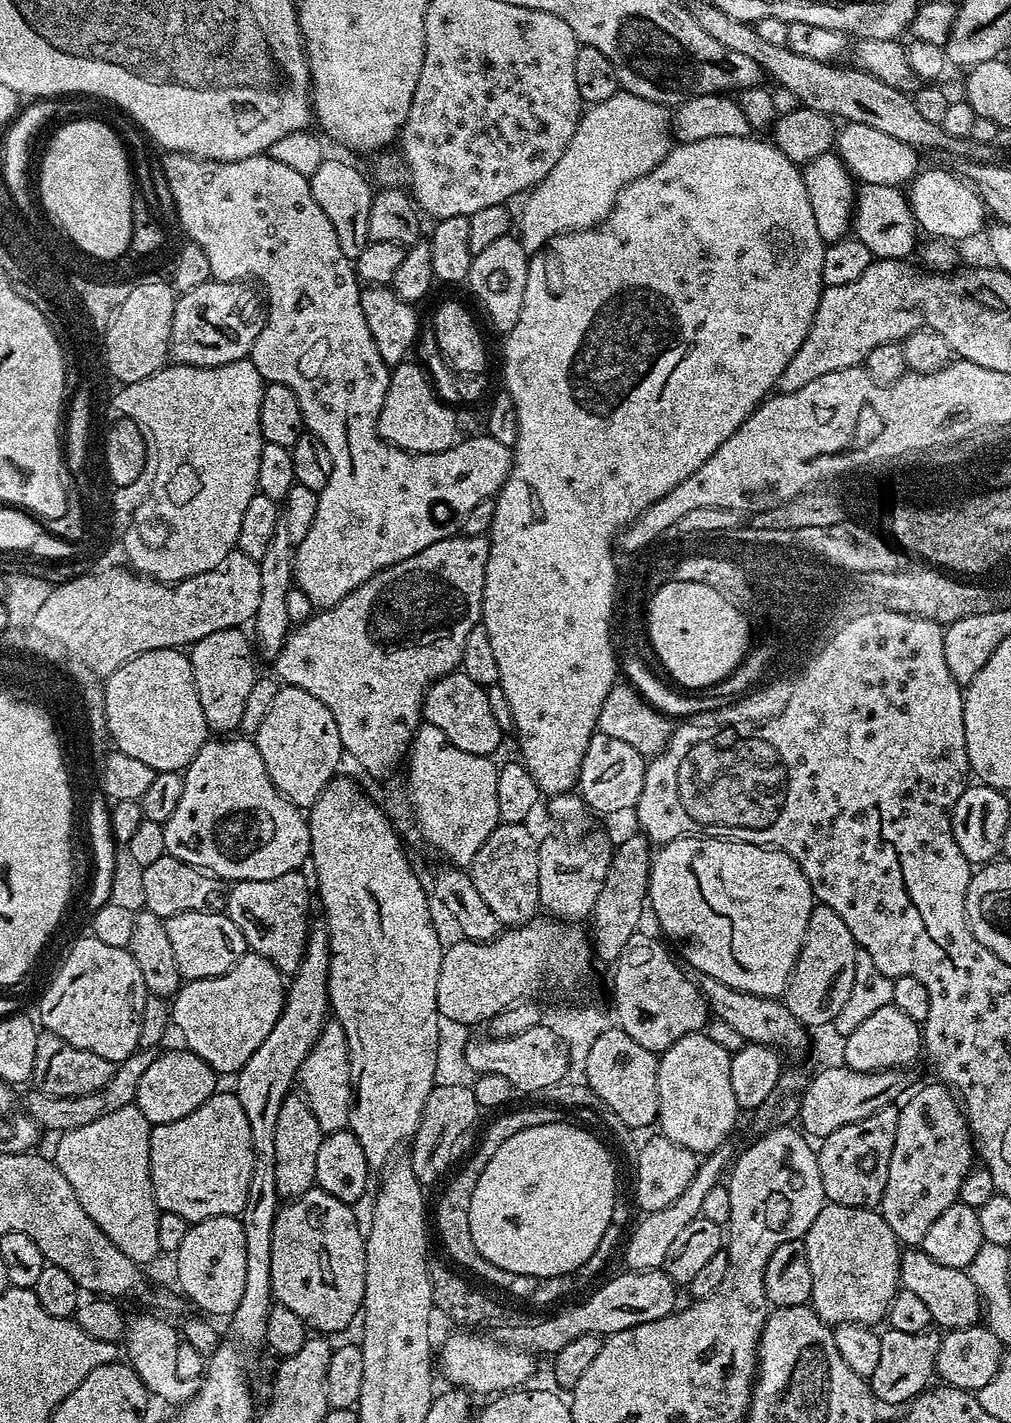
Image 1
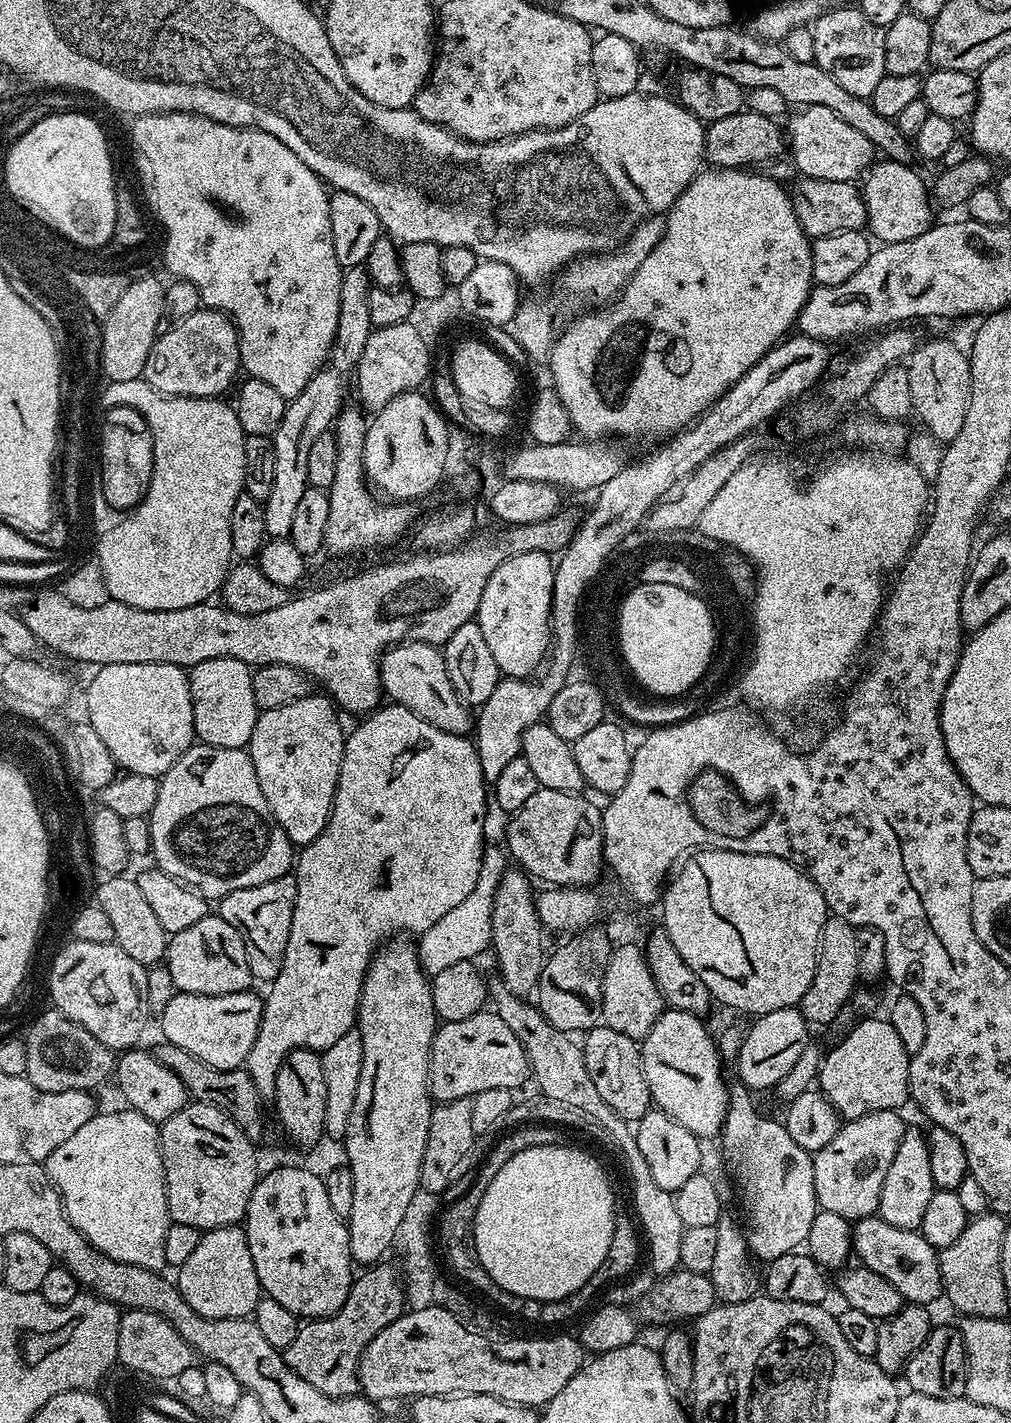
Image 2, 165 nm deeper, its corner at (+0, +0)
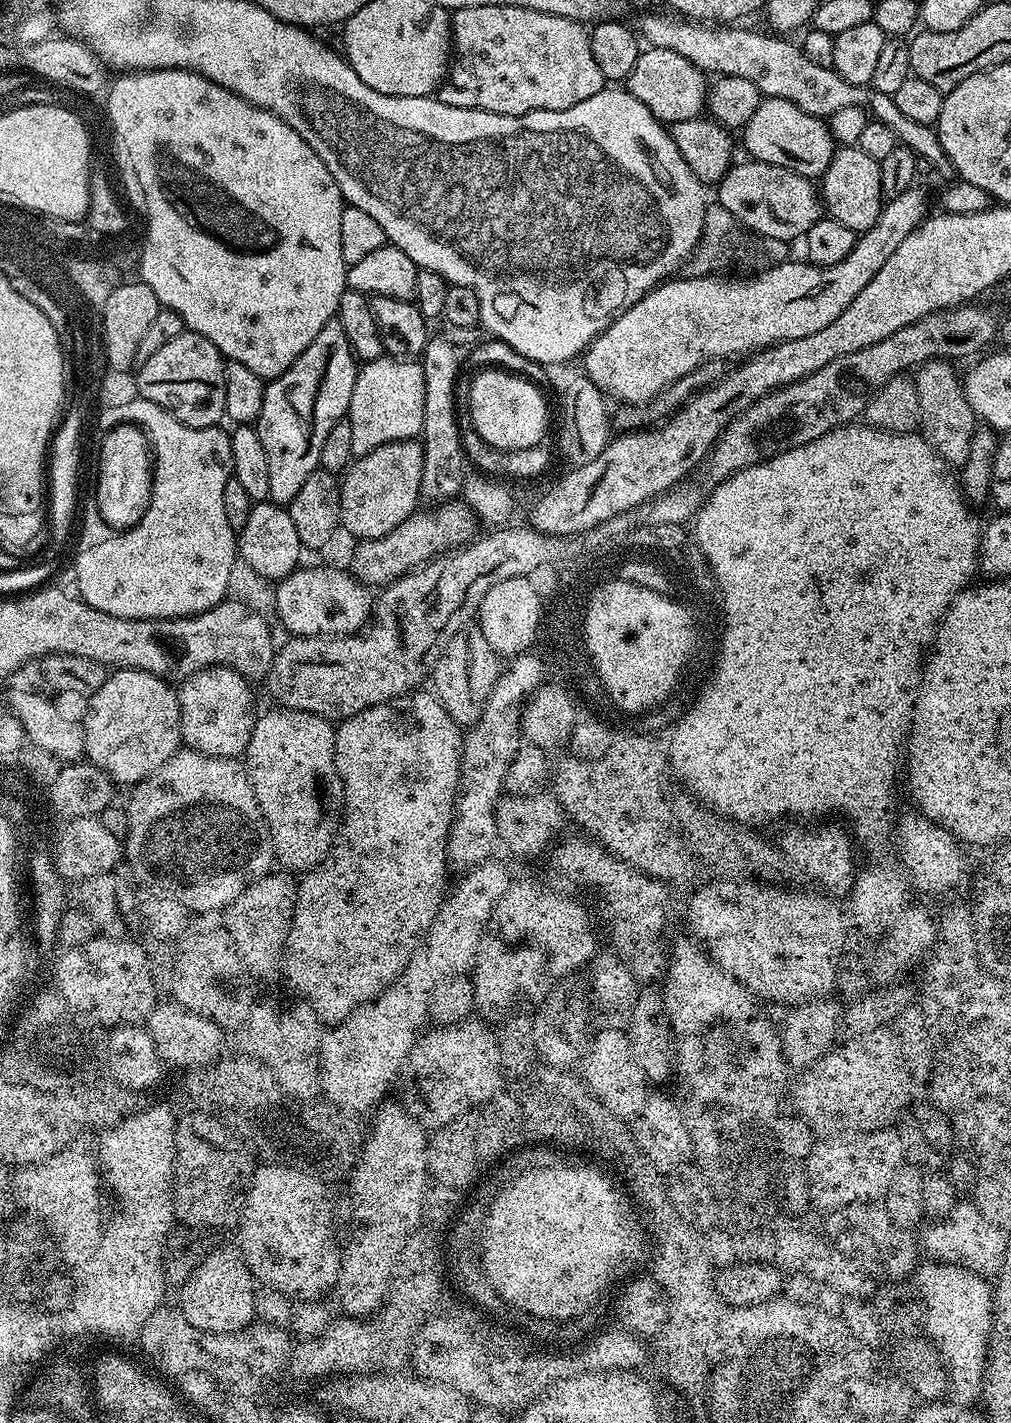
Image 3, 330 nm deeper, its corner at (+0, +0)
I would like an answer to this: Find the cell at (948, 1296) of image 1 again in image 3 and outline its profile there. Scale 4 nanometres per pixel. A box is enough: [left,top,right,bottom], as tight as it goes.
[822,1203,918,1282]

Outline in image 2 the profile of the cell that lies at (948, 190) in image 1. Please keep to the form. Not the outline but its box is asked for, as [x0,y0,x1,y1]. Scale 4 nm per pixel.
[862,158,934,244]

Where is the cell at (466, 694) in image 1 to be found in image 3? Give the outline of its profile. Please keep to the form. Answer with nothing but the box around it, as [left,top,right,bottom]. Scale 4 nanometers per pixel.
[275,566,374,636]

